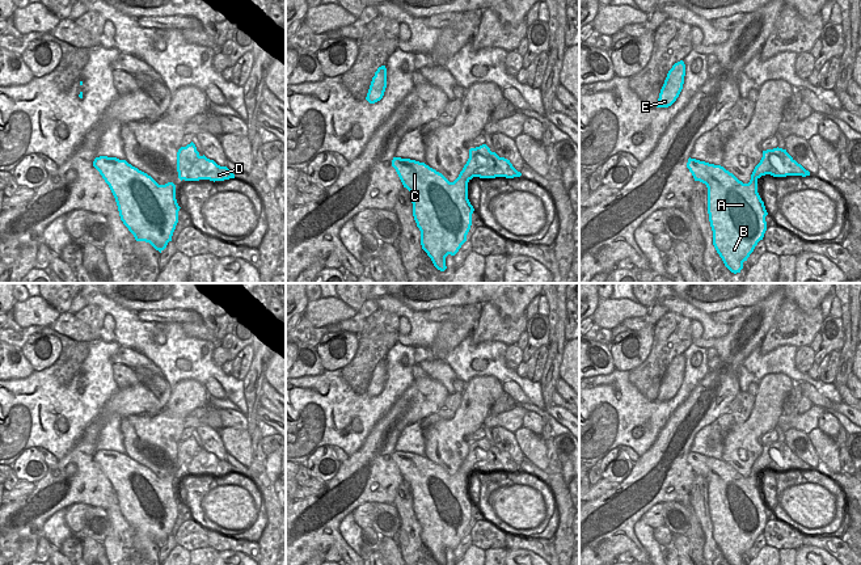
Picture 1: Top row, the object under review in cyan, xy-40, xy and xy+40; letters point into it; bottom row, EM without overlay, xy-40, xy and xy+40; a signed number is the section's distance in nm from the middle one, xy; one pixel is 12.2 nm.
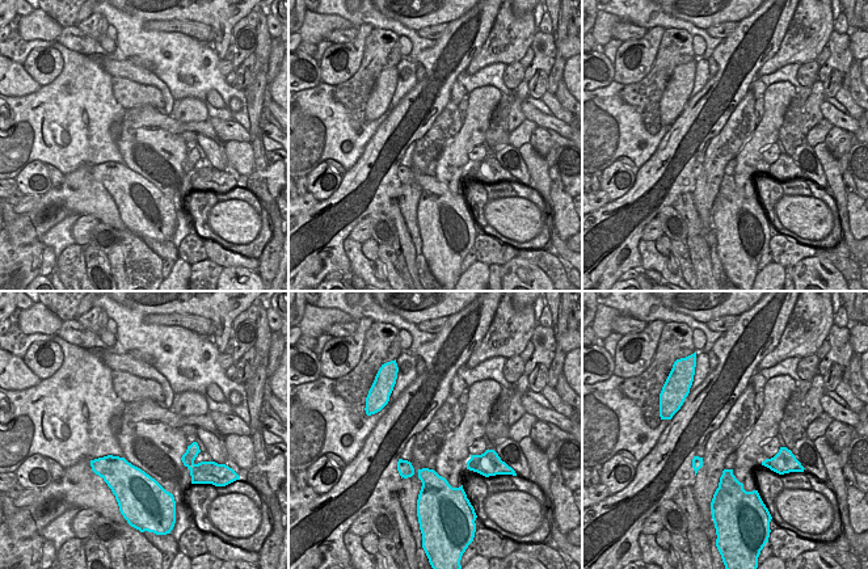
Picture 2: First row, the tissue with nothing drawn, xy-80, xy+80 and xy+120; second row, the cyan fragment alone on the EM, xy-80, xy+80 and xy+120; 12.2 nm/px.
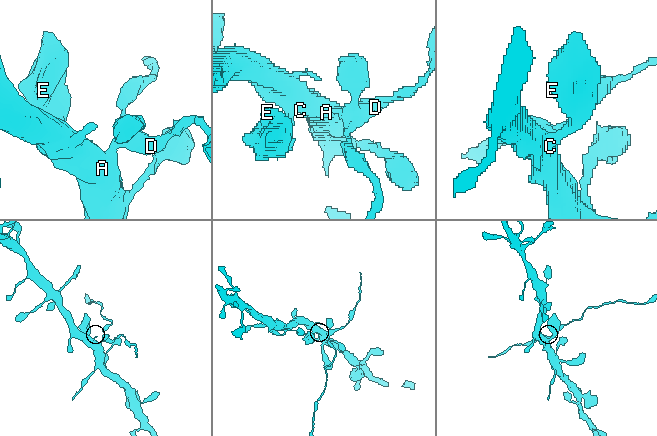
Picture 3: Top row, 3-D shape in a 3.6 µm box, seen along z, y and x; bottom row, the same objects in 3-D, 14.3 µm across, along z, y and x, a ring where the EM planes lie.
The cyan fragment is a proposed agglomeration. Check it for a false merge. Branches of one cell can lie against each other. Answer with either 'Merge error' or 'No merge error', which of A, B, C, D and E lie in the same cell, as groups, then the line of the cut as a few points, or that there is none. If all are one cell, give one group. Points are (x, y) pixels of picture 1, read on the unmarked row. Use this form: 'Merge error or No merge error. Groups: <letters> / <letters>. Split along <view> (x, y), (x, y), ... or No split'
Merge error. Groups: A B C E / D. Split along xy (459, 469), (468, 475)

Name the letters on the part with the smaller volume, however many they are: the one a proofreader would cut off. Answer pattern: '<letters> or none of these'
D

